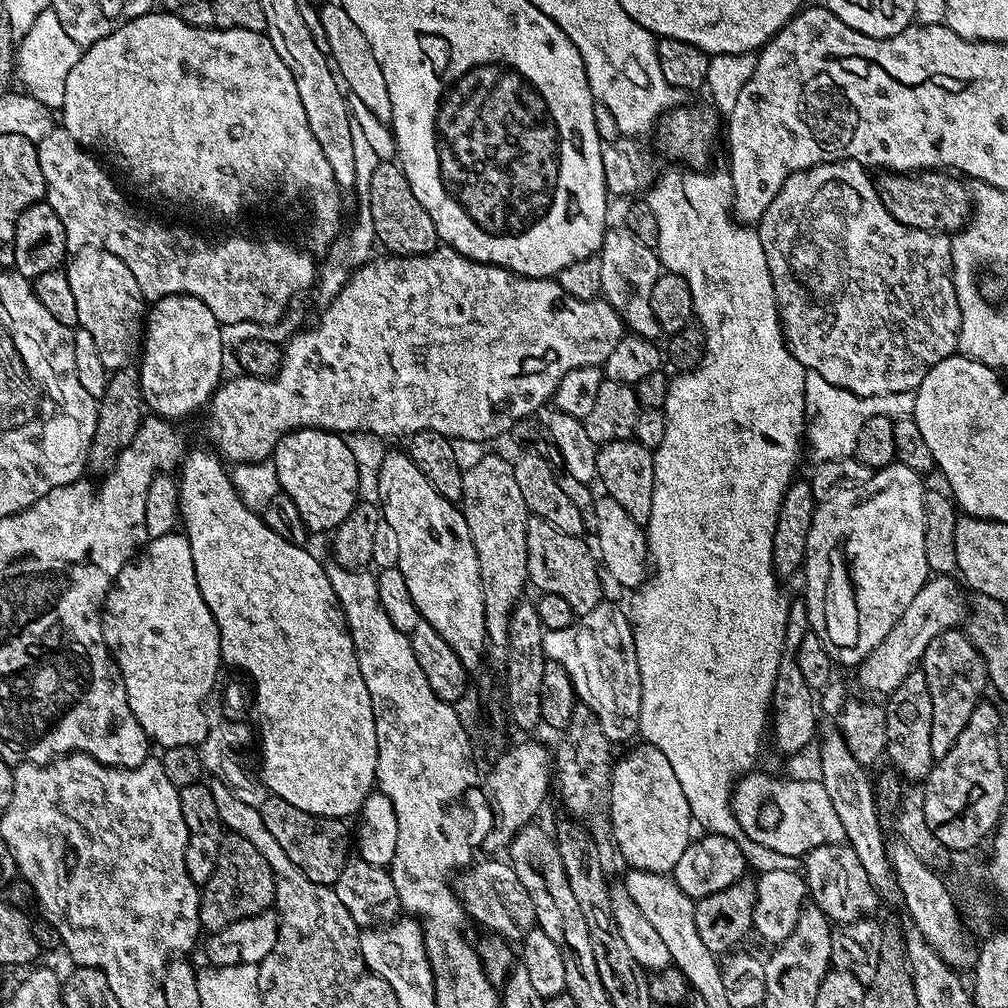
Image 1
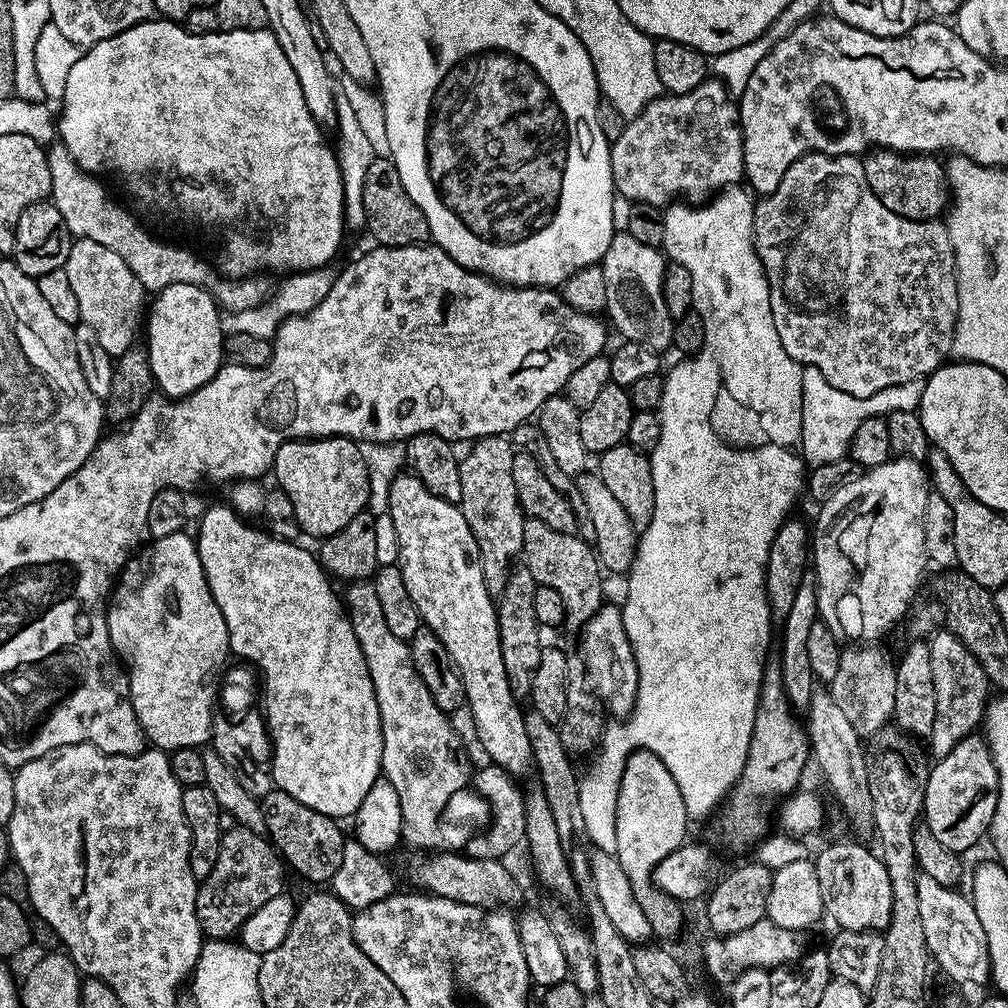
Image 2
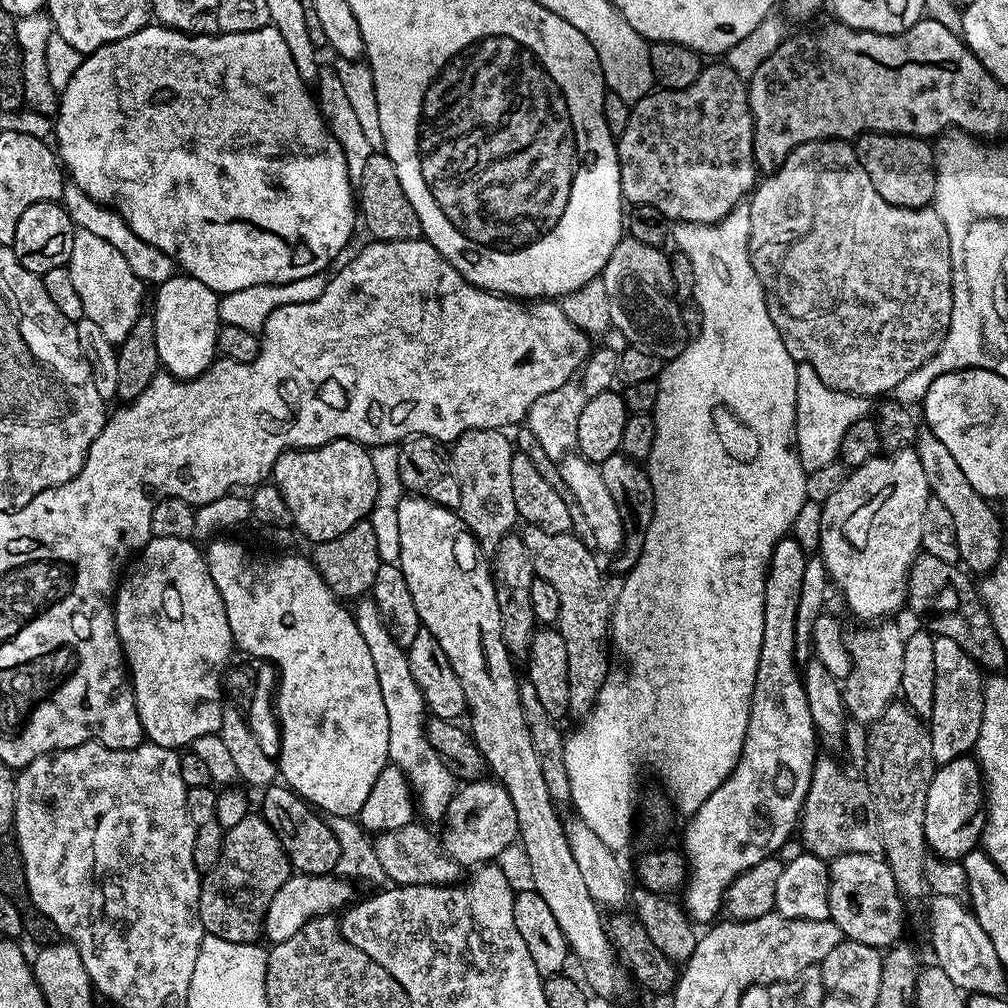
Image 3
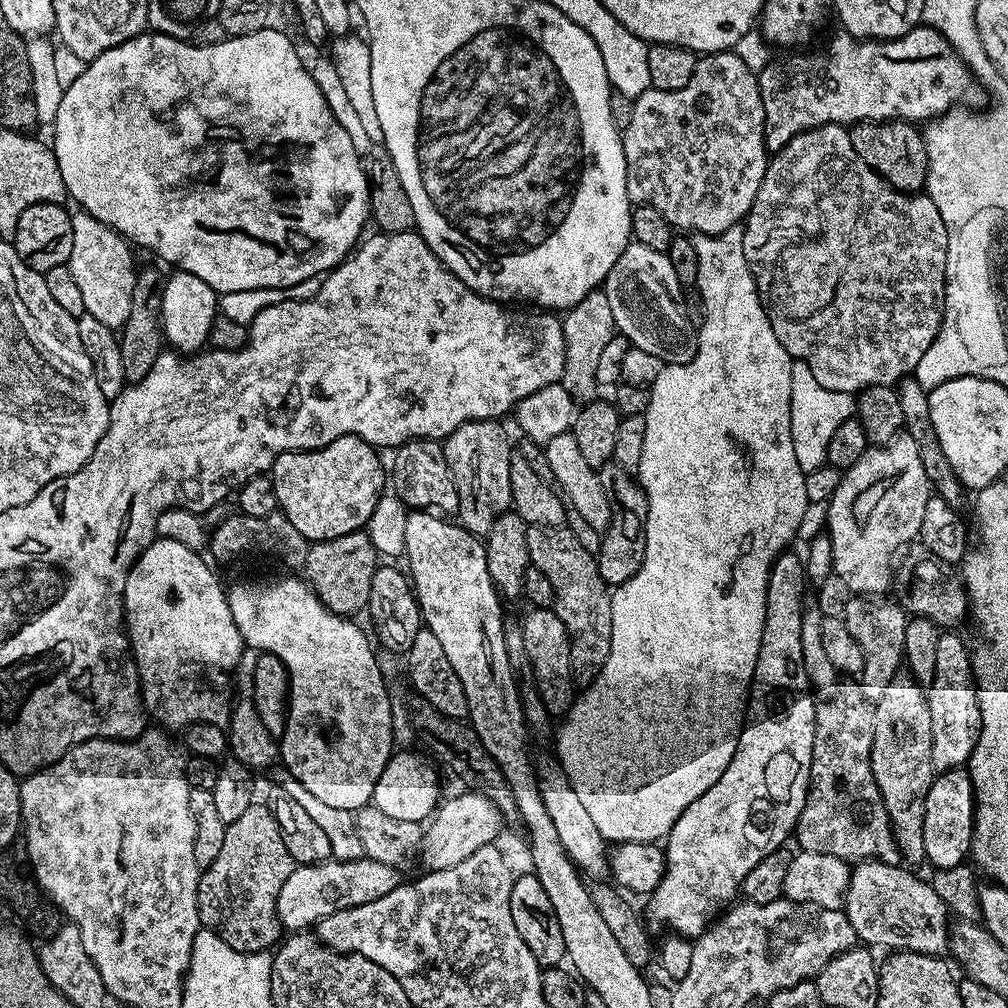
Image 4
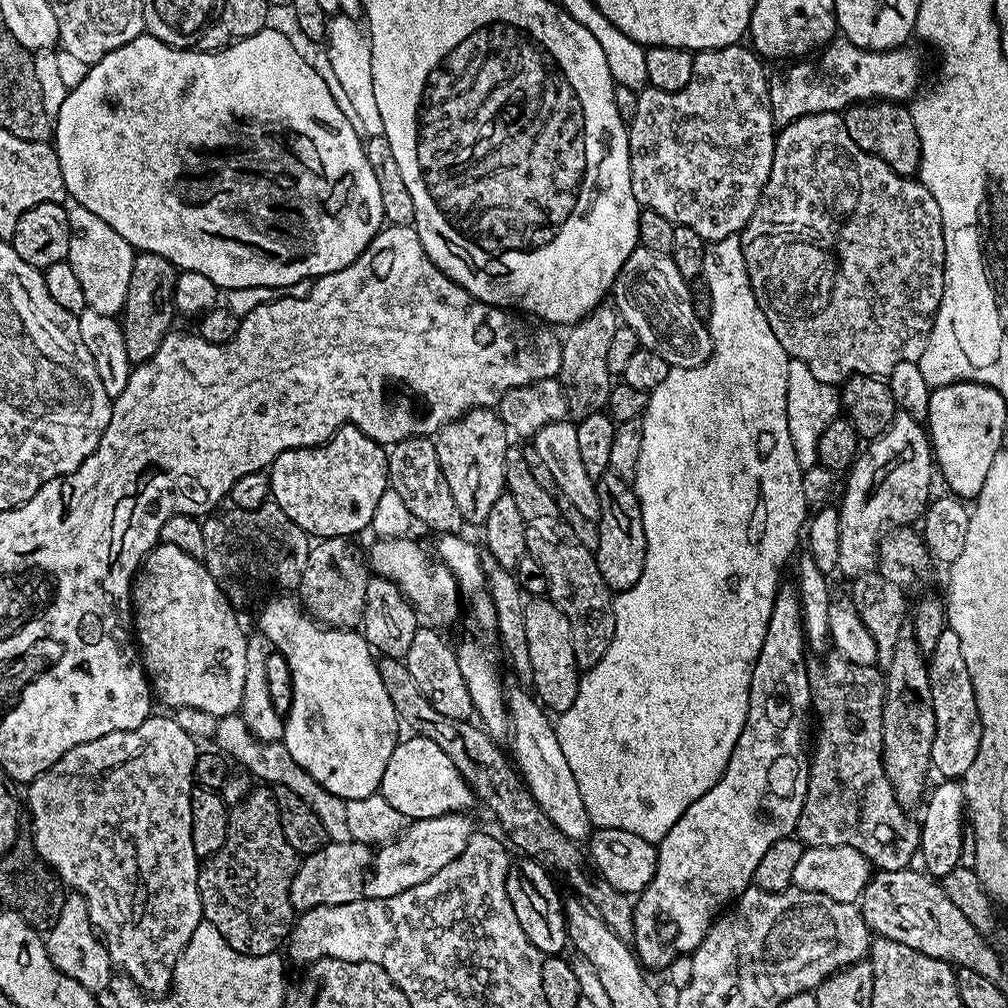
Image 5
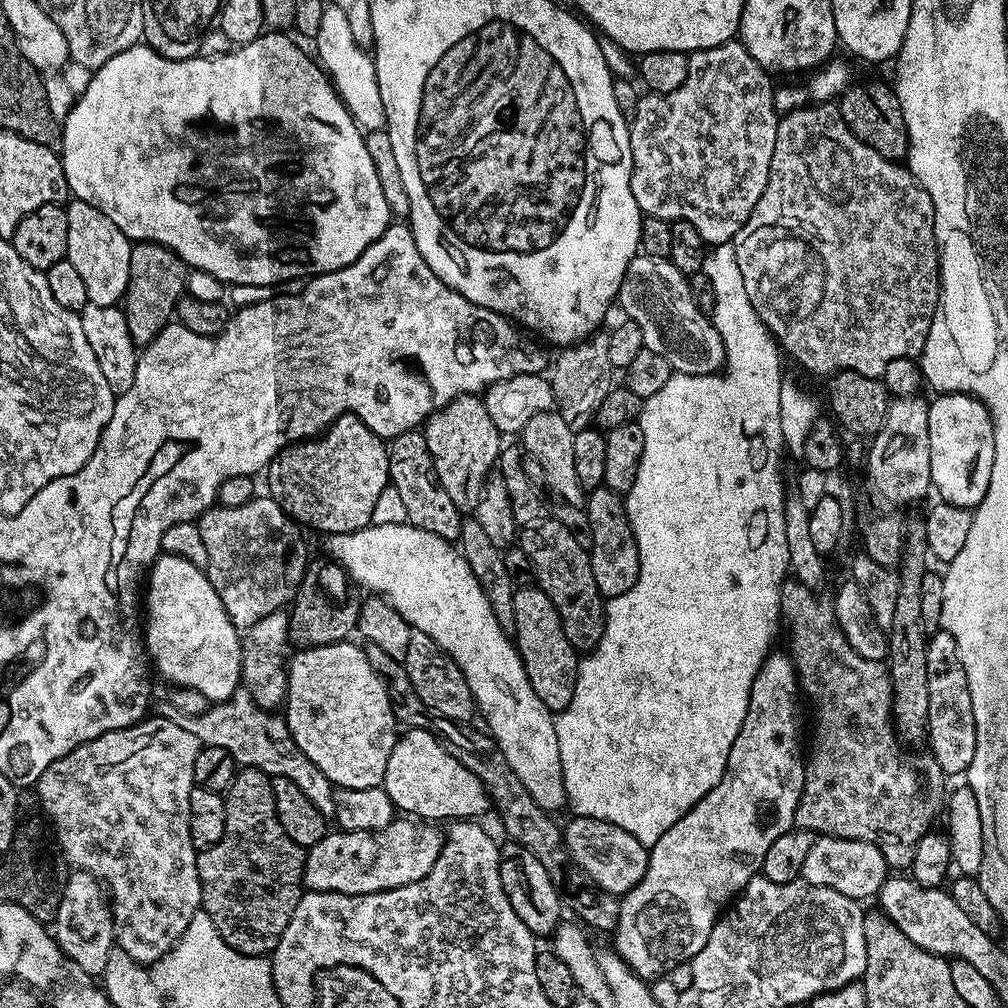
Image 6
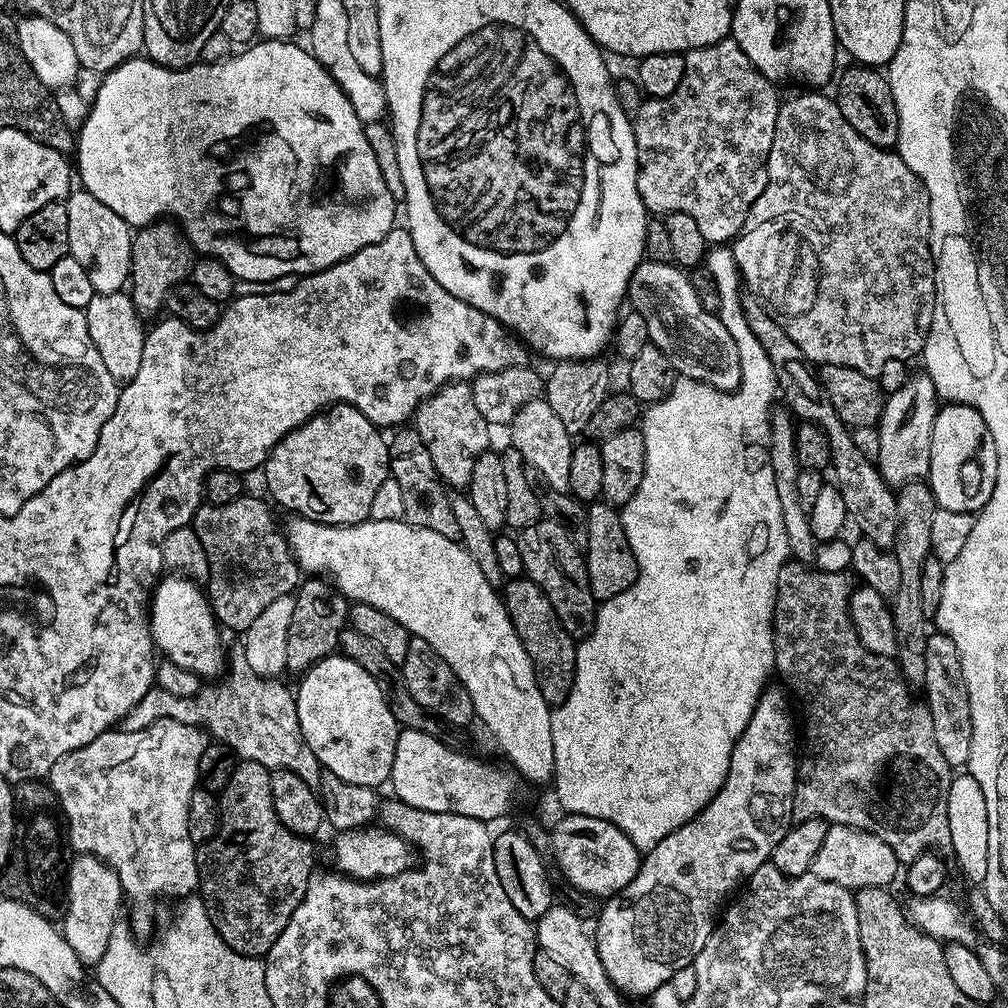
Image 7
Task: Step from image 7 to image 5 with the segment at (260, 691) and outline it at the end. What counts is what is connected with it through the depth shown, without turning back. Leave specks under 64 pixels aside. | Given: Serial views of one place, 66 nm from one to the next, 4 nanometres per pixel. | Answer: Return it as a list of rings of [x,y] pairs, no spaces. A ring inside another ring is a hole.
[[[237,714],[219,717],[214,744],[225,757],[231,758],[233,761],[236,759],[240,763],[237,765],[250,772],[257,781],[268,786],[281,784],[286,786],[286,790],[294,790],[294,794],[298,794],[298,798],[302,798],[302,802],[306,802],[306,806],[310,806],[310,810],[314,810],[314,814],[318,814],[318,818],[322,822],[322,830],[326,830],[328,840],[331,843],[347,844],[352,840],[346,823],[345,800],[330,794],[330,790],[326,790],[324,786],[314,782],[314,778],[310,778],[310,774],[306,774],[306,770],[302,770],[302,766],[298,766],[298,762],[294,762],[294,758],[290,758],[283,743],[265,742],[258,739],[248,729],[244,719]]]

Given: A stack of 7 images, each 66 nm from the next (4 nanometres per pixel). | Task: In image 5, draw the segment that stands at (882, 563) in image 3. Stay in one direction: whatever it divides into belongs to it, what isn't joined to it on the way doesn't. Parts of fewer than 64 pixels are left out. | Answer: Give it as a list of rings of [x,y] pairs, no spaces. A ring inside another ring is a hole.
[[[897,414],[892,424],[877,440],[871,441],[857,456],[846,473],[848,485],[844,488],[844,497],[838,503],[840,513],[840,533],[838,534],[839,571],[845,572],[848,578],[855,578],[864,572],[873,571],[876,567],[876,548],[881,536],[889,530],[912,526],[923,517],[924,509],[930,503],[928,491],[932,488],[934,476],[934,457],[930,437],[925,425],[920,424],[915,415]]]

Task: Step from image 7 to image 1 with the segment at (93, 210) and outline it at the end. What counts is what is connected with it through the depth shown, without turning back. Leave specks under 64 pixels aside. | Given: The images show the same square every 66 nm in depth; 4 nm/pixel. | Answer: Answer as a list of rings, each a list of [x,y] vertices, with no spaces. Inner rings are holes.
[[[90,247],[79,249],[67,261],[66,271],[78,306],[78,325],[94,338],[102,366],[110,374],[129,367],[141,355],[146,331],[146,301],[134,274],[122,258]]]

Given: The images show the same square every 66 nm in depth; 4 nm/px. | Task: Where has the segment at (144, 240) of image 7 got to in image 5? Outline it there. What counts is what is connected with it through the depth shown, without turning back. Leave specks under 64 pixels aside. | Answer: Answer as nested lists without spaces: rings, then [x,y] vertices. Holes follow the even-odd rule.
[[[141,252],[133,255],[130,290],[126,290],[126,302],[119,322],[122,339],[126,342],[126,358],[134,366],[154,358],[158,346],[162,346],[162,338],[173,331],[172,316],[177,315],[177,310],[172,299],[177,275],[176,267],[158,254]]]

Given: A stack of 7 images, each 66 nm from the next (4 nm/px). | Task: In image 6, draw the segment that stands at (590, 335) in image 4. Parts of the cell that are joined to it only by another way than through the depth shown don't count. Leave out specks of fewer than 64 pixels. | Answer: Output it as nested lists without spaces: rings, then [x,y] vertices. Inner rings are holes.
[[[597,331],[586,340],[567,345],[561,352],[564,353],[557,360],[555,357],[550,368],[552,399],[555,411],[559,412],[562,422],[566,422],[566,426],[570,426],[570,430],[575,434],[595,421],[598,406],[602,406],[602,398],[606,398],[606,394],[614,387],[608,332]]]

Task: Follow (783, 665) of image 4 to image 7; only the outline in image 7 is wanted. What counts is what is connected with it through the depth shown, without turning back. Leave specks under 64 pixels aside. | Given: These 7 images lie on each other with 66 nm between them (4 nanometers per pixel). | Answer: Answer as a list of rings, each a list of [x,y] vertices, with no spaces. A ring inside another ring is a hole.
[[[765,687],[756,700],[754,714],[732,751],[728,778],[716,797],[698,816],[678,826],[678,830],[666,834],[658,846],[643,853],[638,874],[634,874],[634,882],[630,882],[630,886],[615,896],[607,897],[595,917],[597,928],[596,932],[594,928],[594,939],[598,958],[602,958],[606,974],[625,997],[651,997],[658,986],[669,983],[676,971],[695,961],[702,946],[706,946],[706,938],[710,938],[714,917],[725,907],[729,897],[745,883],[746,878],[758,870],[758,866],[771,861],[776,844],[782,842],[794,824],[792,803],[798,779],[795,752],[798,736],[792,733],[792,716],[788,713],[789,697],[785,689],[772,687]]]

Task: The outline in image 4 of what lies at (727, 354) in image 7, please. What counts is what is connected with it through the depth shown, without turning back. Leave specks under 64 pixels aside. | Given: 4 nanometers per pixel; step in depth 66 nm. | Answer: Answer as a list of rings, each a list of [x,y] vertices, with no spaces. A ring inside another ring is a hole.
[[[629,242],[626,250],[618,254],[618,262],[614,262],[610,274],[604,280],[602,290],[610,301],[610,311],[614,313],[617,333],[626,337],[631,347],[647,350],[657,358],[662,358],[665,364],[685,364],[694,358],[698,332],[684,306],[685,293],[674,274],[674,266],[670,266],[667,252],[650,250],[650,246]]]

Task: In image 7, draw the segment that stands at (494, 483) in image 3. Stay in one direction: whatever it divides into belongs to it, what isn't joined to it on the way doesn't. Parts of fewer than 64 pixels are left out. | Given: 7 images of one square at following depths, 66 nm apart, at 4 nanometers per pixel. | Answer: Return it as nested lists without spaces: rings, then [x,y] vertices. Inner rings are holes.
[[[471,383],[442,385],[434,395],[416,407],[414,427],[422,442],[426,442],[426,450],[430,450],[430,458],[434,461],[434,470],[438,470],[445,485],[452,490],[467,489],[470,476],[474,474],[474,462],[478,462],[482,453],[490,448],[490,426],[474,402]]]

